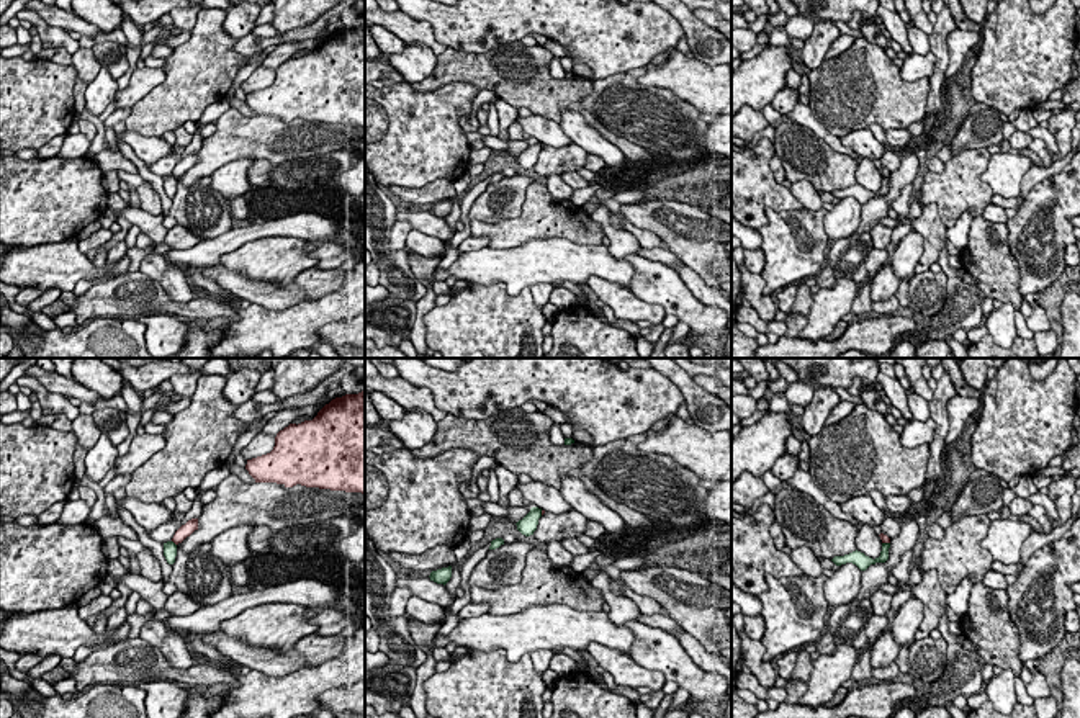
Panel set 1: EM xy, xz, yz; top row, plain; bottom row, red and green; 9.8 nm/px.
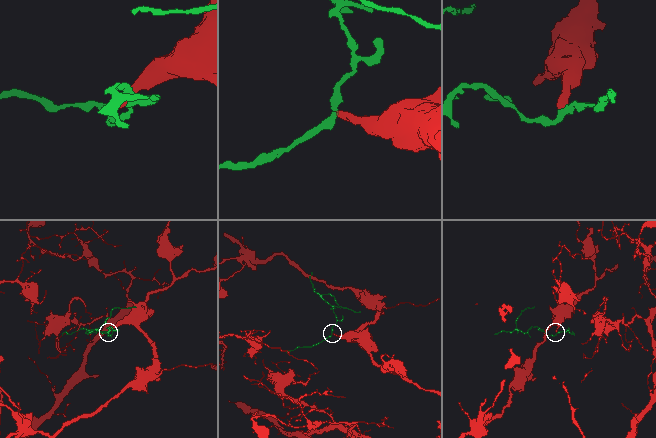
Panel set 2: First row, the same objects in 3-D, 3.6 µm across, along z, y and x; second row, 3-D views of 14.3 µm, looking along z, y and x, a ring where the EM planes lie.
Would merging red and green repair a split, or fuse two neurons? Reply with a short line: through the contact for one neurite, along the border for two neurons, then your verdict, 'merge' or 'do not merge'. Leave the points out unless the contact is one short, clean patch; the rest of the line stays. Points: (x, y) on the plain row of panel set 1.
line xy (172, 174), (175, 179); do not merge

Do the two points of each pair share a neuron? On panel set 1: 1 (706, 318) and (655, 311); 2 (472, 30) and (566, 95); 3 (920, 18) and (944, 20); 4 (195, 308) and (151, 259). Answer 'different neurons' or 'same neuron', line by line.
1: different neurons
2: different neurons
3: different neurons
4: different neurons

